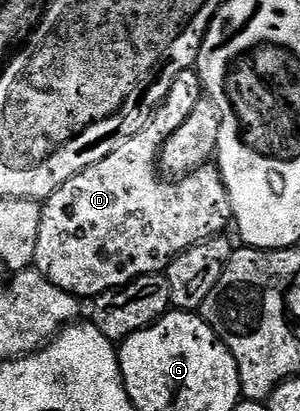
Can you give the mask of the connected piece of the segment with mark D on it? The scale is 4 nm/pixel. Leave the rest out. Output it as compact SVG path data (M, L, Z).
M197 69L180 72L166 101L158 107L145 128L136 132L136 136L124 140L124 144L120 144L116 152L104 156L104 160L72 176L72 180L65 182L52 197L45 199L40 216L40 237L36 239L34 266L45 278L52 280L56 288L82 300L93 300L106 290L114 290L140 276L165 271L178 254L192 248L197 242L219 237L225 231L222 229L231 225L234 217L232 204L217 165L202 165L185 178L177 180L163 177L158 165L162 146L172 136L172 132L176 132L176 128L180 128L180 124L192 116L192 108L196 108L203 96L204 87L198 78Z

